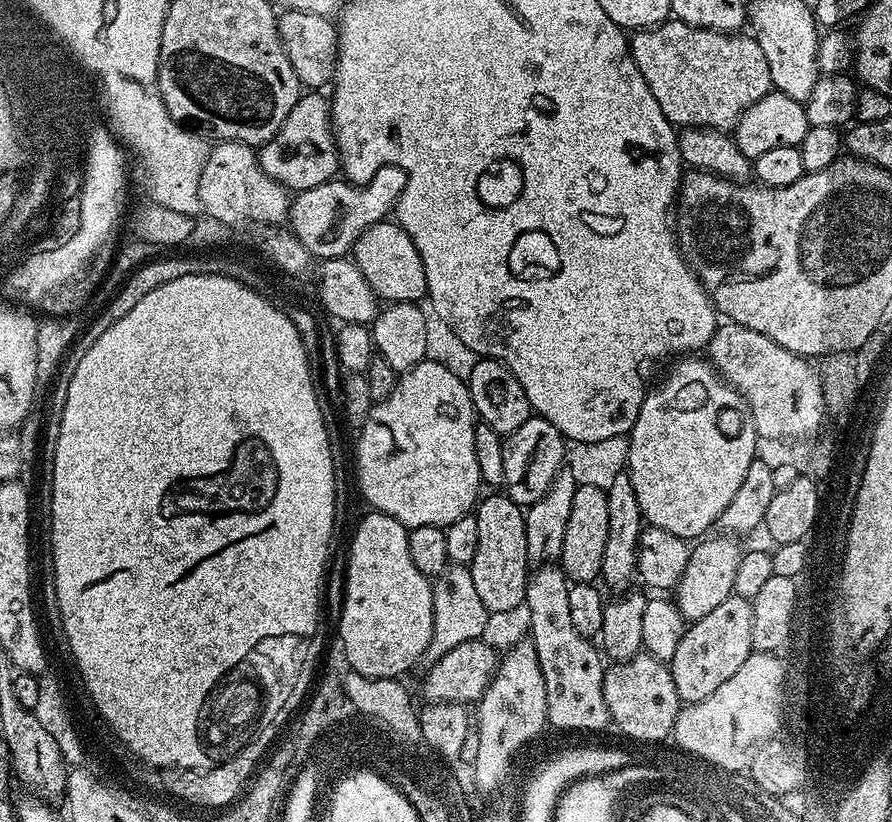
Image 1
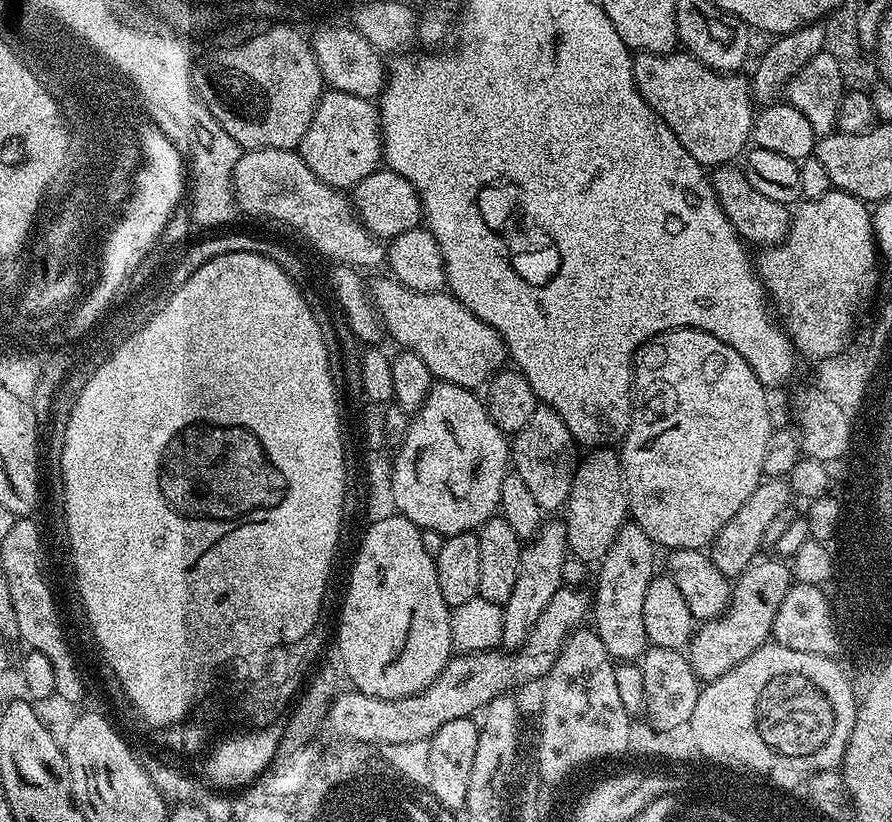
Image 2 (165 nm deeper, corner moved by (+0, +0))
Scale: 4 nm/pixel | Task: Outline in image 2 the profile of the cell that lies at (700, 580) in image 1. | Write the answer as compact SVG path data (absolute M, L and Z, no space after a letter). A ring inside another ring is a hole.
M764 478L759 486L742 502L742 507L738 509L738 514L722 526L722 530L710 545L710 555L714 566L722 570L722 574L729 578L735 578L743 574L750 567L752 561L761 555L760 547L766 544L764 535L766 530L770 530L770 522L774 518L785 515L788 500L790 501L790 489L787 479L784 478Z

